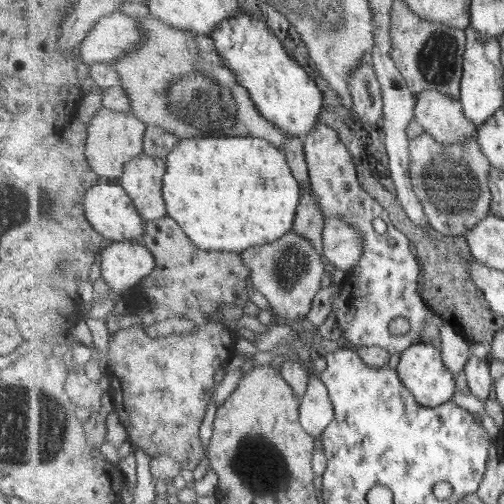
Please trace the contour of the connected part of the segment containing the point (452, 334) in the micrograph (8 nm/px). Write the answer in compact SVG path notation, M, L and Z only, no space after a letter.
M445 324L439 329L442 360L456 377L464 371L469 358L473 355L471 345L463 340L453 326Z

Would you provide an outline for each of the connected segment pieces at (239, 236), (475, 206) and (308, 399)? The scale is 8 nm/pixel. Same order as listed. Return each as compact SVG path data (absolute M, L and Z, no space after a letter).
M191 137L180 139L179 143L175 145L175 148L165 156L165 160L168 165L168 174L164 176L164 199L168 208L168 216L175 219L181 225L185 234L199 248L205 249L206 251L227 251L243 254L248 248L256 247L257 245L267 245L279 240L294 228L293 218L295 218L295 212L297 212L297 206L299 206L299 182L293 176L289 164L285 160L283 148L277 148L269 140L261 137Z
M429 133L410 140L412 181L426 216L439 233L456 239L487 218L492 212L489 175L492 164L477 139L457 144L443 144Z
M311 376L307 393L300 399L300 421L303 428L313 436L322 436L334 418L334 404L327 386L319 376Z

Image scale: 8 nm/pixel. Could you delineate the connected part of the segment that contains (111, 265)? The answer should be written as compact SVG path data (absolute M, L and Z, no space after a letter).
M142 241L108 242L100 254L101 276L114 298L146 279L157 266L152 250Z

